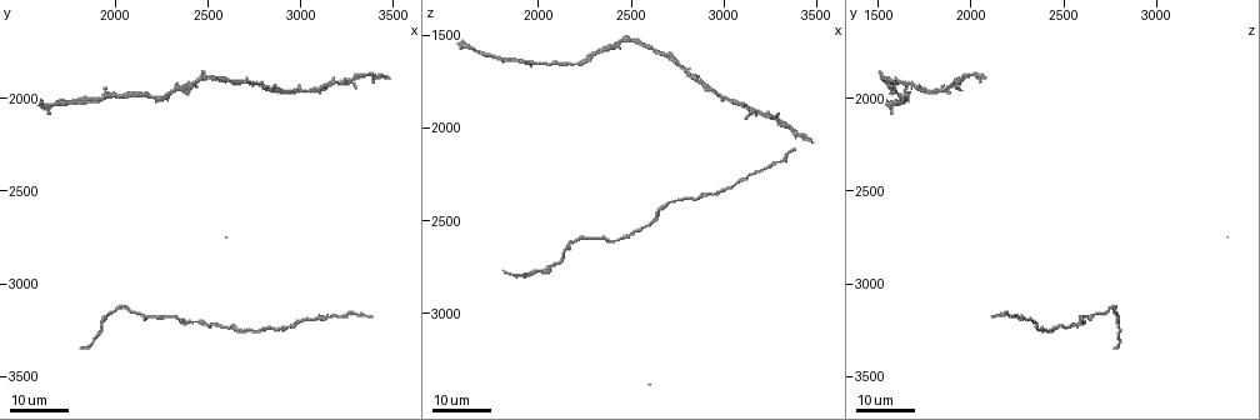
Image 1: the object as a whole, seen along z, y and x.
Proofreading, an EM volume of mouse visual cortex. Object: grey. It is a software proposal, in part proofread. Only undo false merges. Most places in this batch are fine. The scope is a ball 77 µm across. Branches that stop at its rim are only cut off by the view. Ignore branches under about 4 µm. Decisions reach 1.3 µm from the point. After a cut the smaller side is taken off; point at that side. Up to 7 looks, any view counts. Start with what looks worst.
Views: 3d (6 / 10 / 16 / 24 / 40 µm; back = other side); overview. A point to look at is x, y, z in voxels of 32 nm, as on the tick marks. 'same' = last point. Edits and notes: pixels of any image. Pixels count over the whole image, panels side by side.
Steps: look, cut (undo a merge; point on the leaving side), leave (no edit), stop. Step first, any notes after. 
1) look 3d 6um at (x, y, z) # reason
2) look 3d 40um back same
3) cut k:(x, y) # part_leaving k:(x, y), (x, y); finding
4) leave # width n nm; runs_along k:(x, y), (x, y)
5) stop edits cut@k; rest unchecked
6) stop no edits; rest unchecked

look 3d 24um at (3140, 1920, 1880)

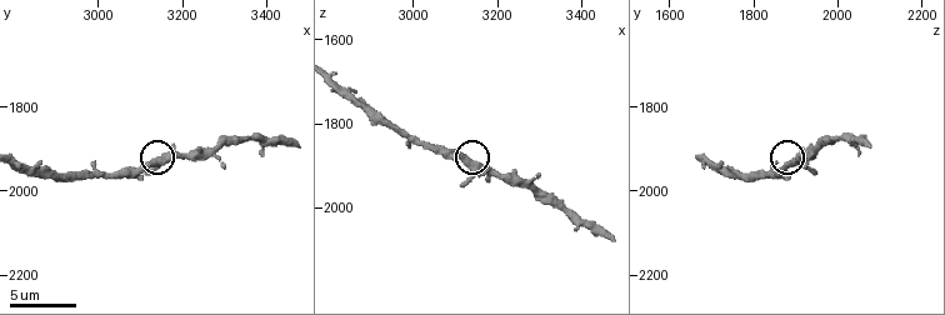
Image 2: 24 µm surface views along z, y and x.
look 3d 10um at (3140, 1935, 1885) # zoom in

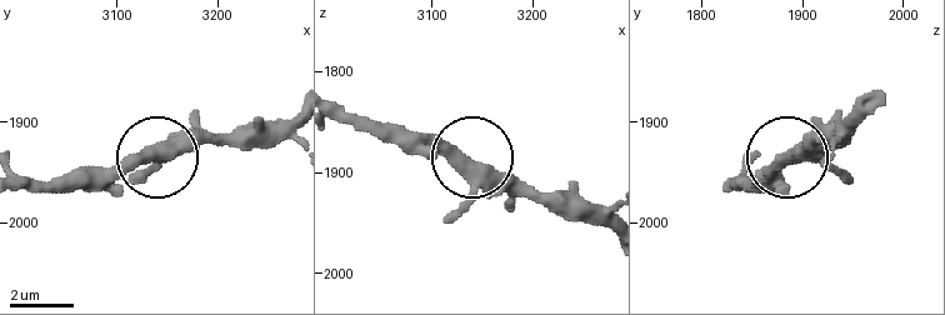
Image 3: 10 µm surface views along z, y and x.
leave # width 470 nm; runs_along 3:(851, 180), (793, 156), (806, 140), (823, 140); continuous, no second cell

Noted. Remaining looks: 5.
look 3d 16um at (1940, 3200, 2800) # thick turns thin

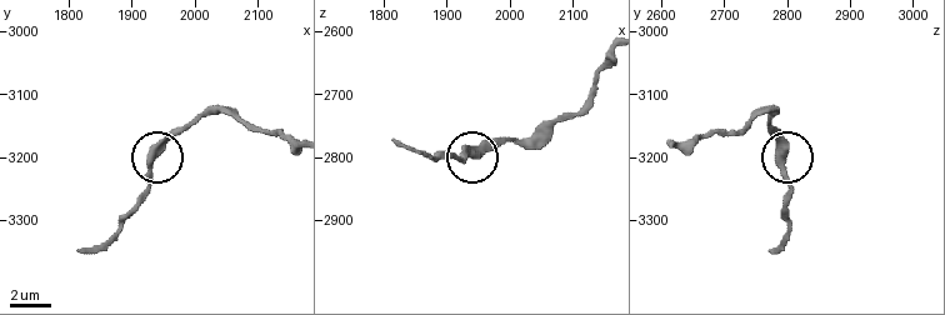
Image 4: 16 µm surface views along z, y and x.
look 3d 10um at (1945, 3190, 2795)

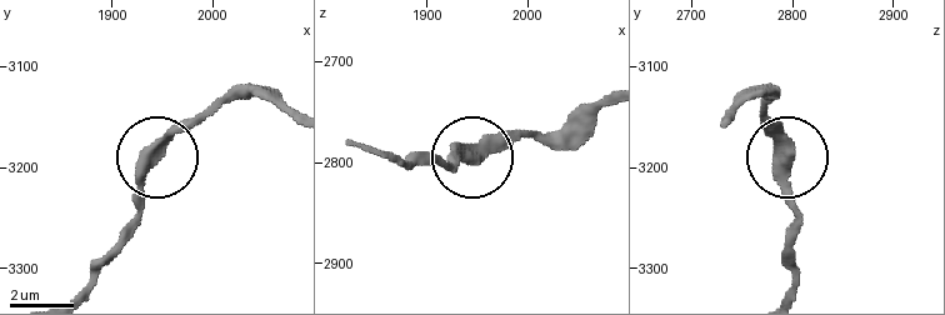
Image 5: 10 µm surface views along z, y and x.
leave # runs_along 5:(288, 116), (246, 93), (206, 109), (145, 181), (134, 235); one cell here

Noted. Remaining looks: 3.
look 3d 24um at (2220, 3180, 2600) # narrows sharply

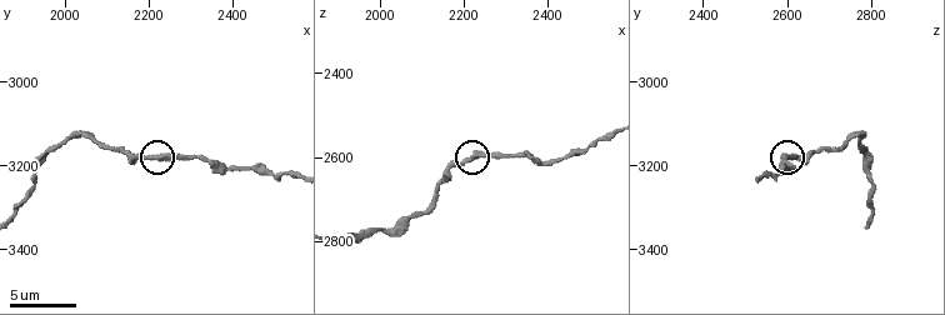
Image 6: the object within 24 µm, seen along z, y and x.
look 3d 6um at (2210, 3180, 2605) # closer look

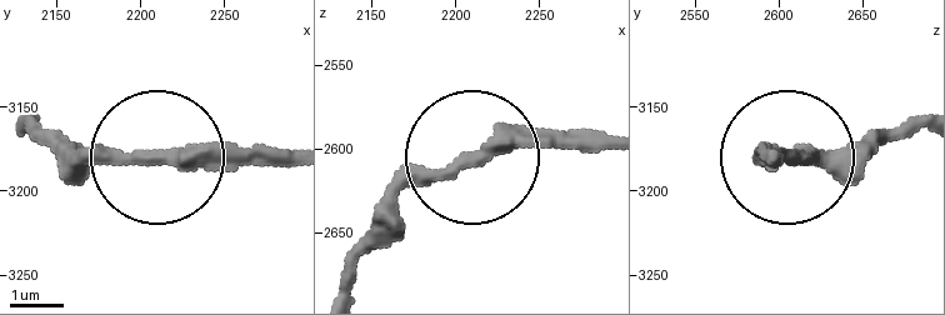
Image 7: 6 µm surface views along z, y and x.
leave # runs_along 7:(291, 160), (76, 160), (40, 146); continuous, no second cell

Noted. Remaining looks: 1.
stop no edits; rest unchecked

